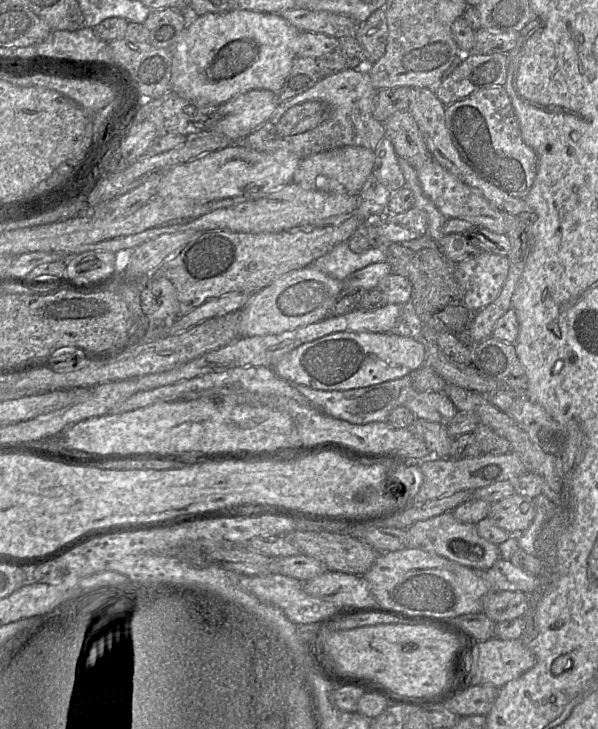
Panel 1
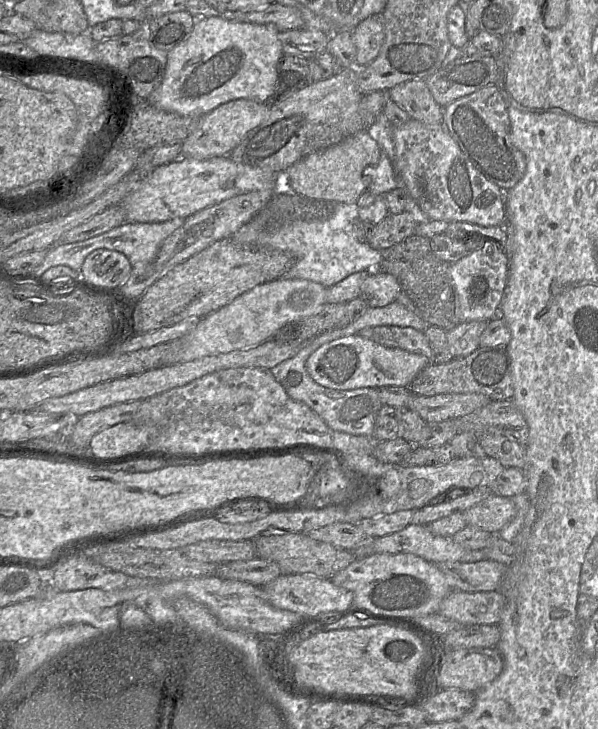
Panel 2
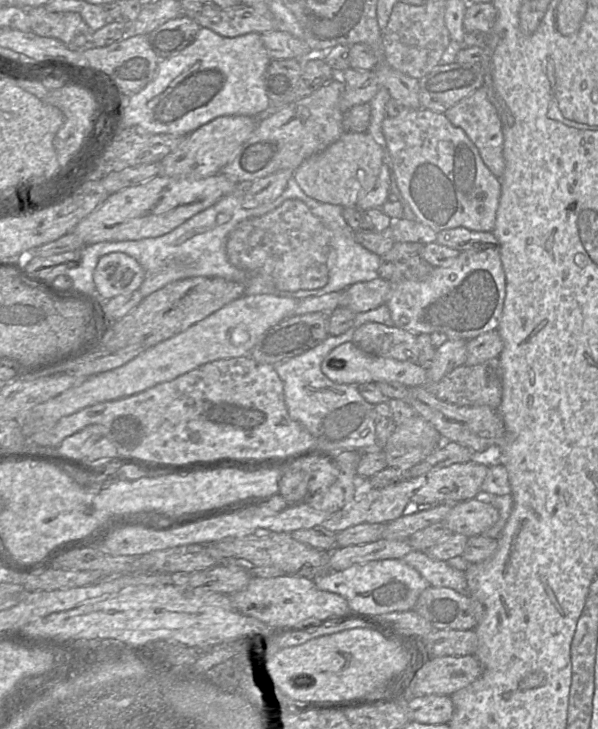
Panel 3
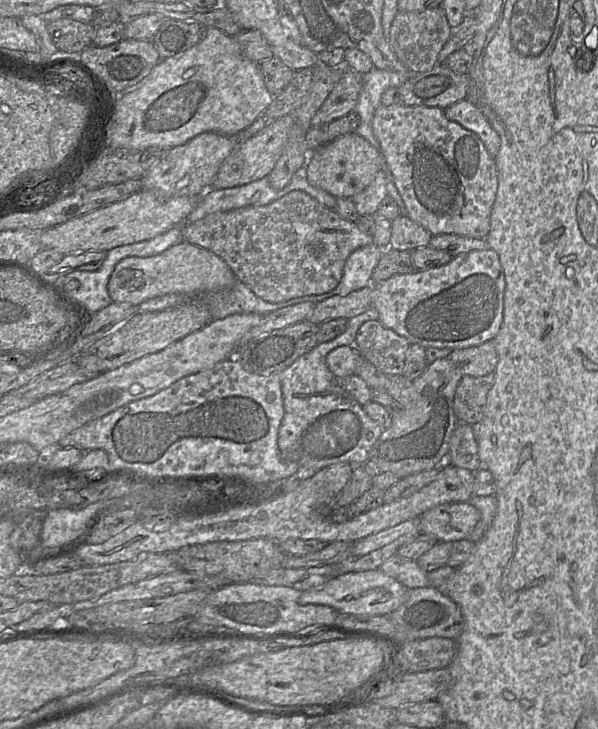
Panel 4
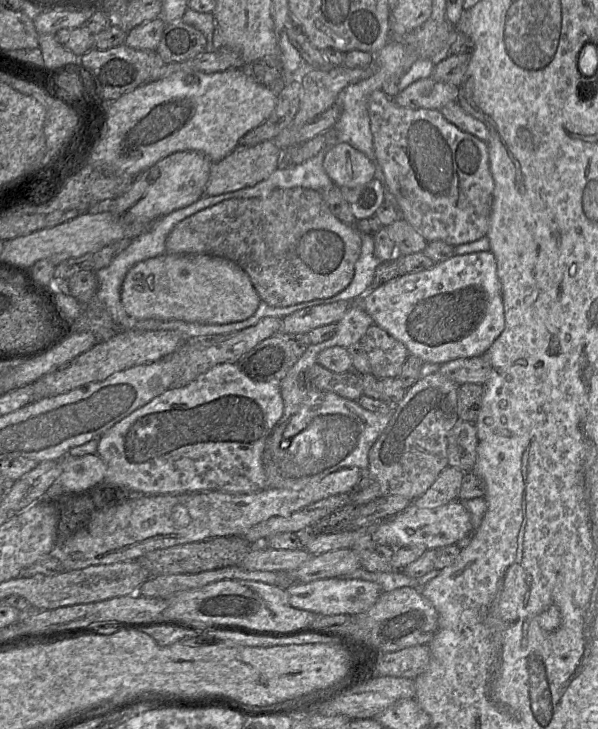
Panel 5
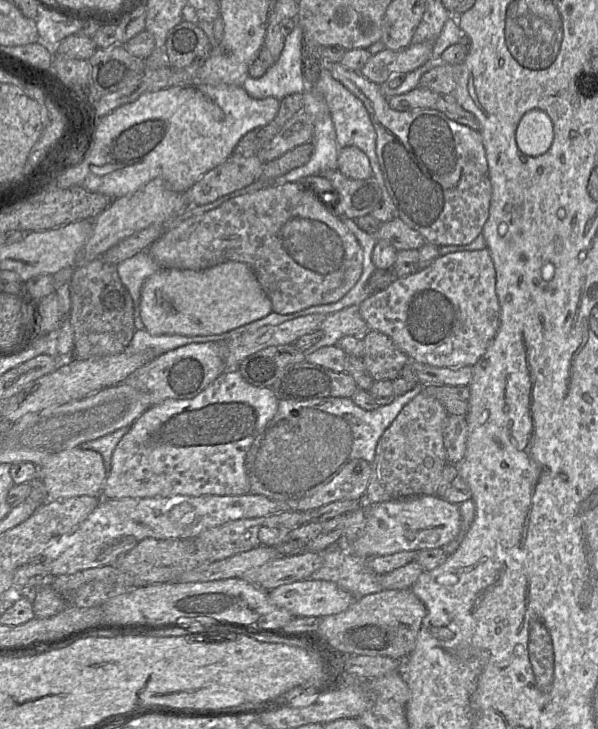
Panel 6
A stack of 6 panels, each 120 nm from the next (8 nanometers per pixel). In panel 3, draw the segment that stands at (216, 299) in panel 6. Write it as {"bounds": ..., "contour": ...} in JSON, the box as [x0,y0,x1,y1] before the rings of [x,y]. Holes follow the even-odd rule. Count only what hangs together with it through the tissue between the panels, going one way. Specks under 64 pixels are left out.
{"bounds":[93,252,145,300],"contour":[[[112,252],[102,256],[95,267],[93,280],[97,295],[109,300],[138,290],[145,279],[145,270],[133,257]]]}

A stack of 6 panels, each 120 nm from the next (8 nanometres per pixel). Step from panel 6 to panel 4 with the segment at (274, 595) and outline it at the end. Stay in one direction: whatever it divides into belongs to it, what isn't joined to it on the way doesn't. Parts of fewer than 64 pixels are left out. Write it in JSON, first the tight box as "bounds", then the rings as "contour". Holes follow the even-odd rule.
{"bounds":[299,568,407,615],"contour":[[[379,568],[339,574],[319,587],[299,591],[301,605],[326,605],[338,612],[358,615],[389,615],[404,602],[407,595],[407,589],[400,582]]]}

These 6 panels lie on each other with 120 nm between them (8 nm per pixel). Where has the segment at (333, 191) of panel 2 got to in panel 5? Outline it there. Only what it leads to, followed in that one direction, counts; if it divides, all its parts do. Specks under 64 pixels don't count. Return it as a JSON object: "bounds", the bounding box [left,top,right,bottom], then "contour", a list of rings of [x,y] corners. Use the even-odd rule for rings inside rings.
{"bounds":[323,142,375,189],"contour":[[[335,142],[325,150],[323,168],[339,188],[353,189],[375,179],[374,164],[345,142]]]}

